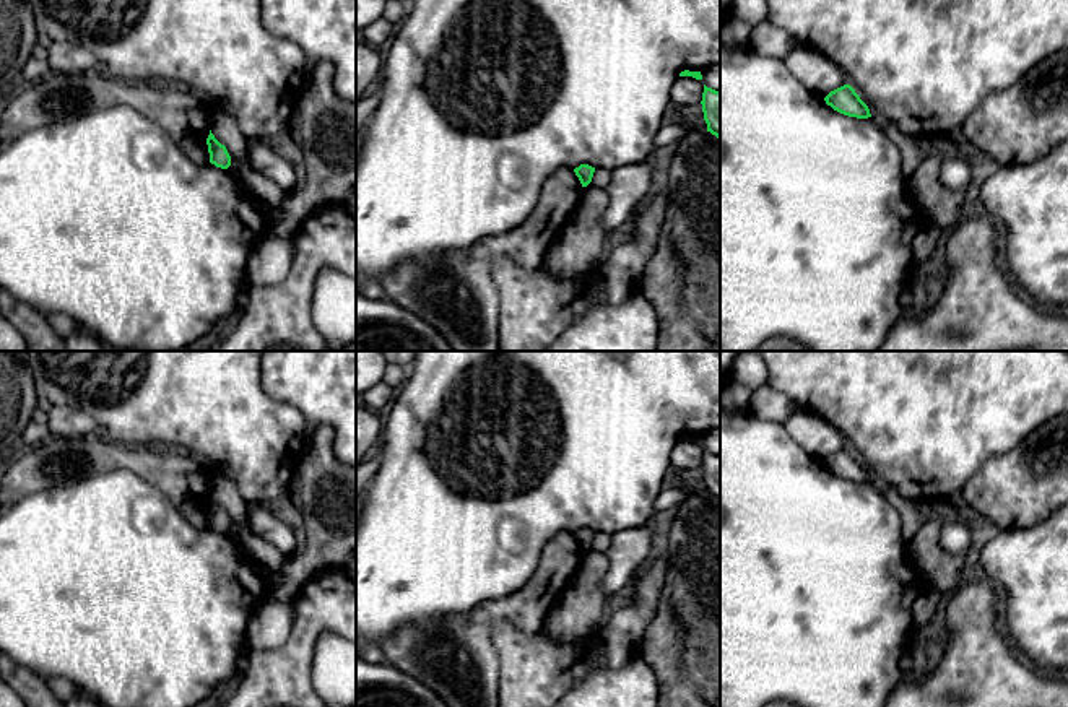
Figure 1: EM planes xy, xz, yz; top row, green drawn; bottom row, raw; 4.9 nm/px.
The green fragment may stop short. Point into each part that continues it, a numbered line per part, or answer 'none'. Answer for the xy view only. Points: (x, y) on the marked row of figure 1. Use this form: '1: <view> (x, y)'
none

